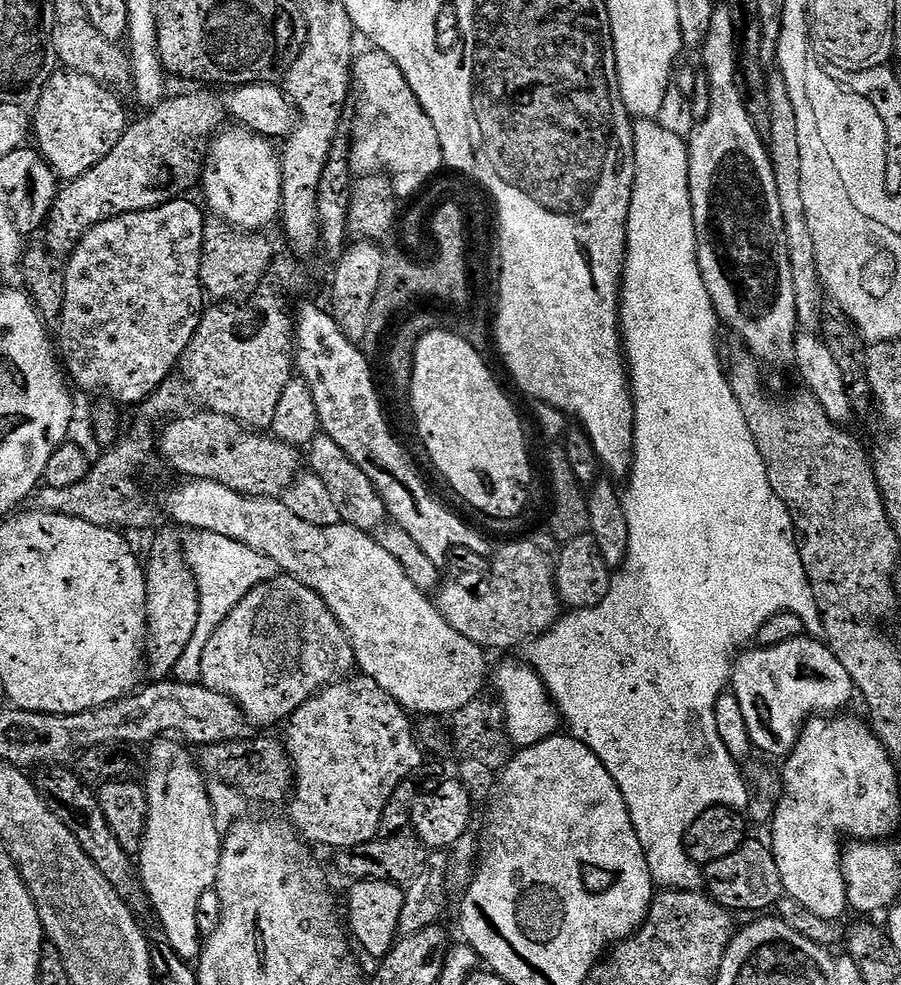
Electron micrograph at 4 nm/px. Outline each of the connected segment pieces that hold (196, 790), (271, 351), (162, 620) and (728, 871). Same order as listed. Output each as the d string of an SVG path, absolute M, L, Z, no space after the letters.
M161 738L147 749L148 781L142 787L147 793L147 820L144 824L142 839L139 841L138 873L143 884L143 893L147 903L156 911L160 919L160 928L168 939L167 947L187 962L197 959L202 951L200 936L200 899L211 893L216 887L216 875L220 872L219 860L222 835L215 829L210 798L205 784L205 773L187 752L179 739Z
M260 286L240 302L237 308L209 307L201 315L198 330L182 357L183 379L191 395L196 395L207 411L228 415L249 429L264 432L271 429L279 398L294 377L294 316L288 313L287 298L276 288Z
M174 532L160 535L152 546L152 558L145 567L147 578L147 626L145 628L144 650L150 658L150 674L153 681L165 680L173 672L172 668L179 662L182 654L187 650L190 642L193 643L196 635L197 620L200 617L200 595L196 579L188 568L187 560L183 557L180 536Z
M745 842L740 845L739 850L734 854L726 854L726 858L718 858L714 863L707 865L702 872L702 880L708 889L707 895L715 900L717 904L721 904L723 908L736 912L756 912L752 914L760 914L763 908L768 908L776 899L784 896L784 887L780 881L778 874L778 866L772 857L771 847L760 844L751 844Z

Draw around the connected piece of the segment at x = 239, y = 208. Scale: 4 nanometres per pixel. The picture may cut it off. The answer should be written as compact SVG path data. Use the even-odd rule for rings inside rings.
M233 127L216 132L207 145L203 157L204 196L211 211L225 222L239 230L259 233L271 229L271 224L281 219L280 156L277 145L268 137L260 136L248 127Z

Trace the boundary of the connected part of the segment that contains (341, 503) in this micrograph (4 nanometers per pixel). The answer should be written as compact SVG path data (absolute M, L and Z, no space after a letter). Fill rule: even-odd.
M318 433L310 442L308 451L310 451L309 469L322 480L341 521L367 532L377 531L385 523L388 515L383 500L377 494L368 476L326 433Z

